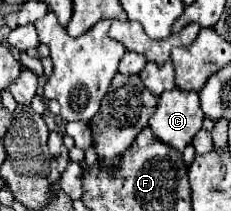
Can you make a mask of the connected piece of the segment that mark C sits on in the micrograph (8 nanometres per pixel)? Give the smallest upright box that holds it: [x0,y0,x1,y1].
[148,87,204,153]

